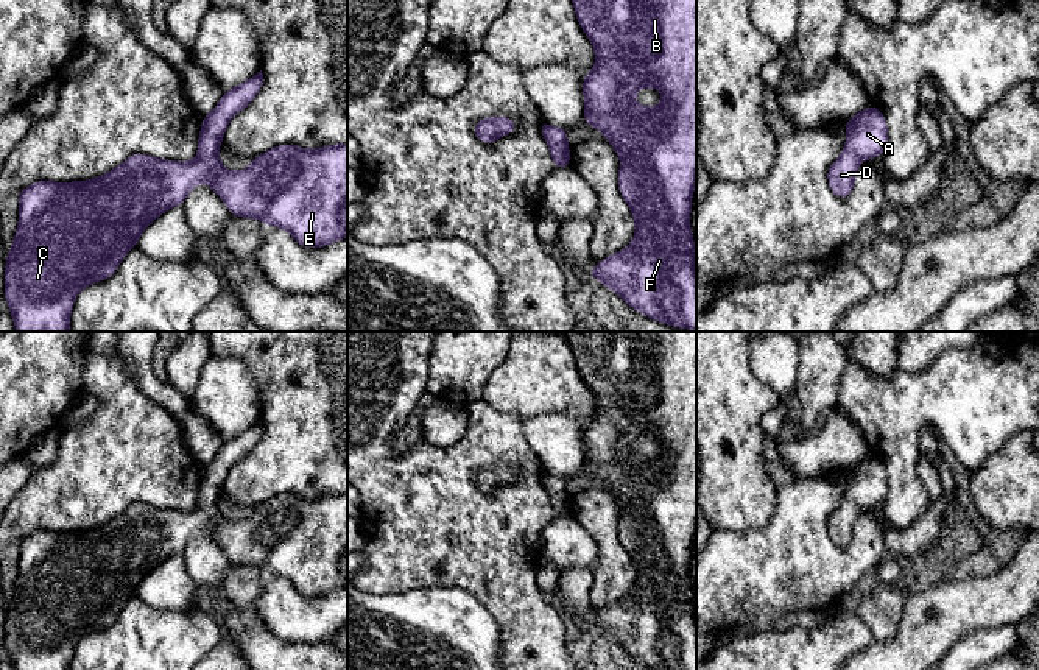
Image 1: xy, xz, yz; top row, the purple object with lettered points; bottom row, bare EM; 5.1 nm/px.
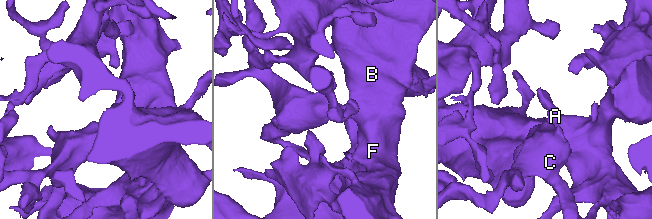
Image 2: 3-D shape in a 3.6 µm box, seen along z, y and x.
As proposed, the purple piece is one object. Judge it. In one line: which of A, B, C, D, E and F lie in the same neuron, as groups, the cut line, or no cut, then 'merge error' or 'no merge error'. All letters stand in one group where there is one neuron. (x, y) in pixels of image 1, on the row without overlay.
A B C D E F; no cut; no merge error

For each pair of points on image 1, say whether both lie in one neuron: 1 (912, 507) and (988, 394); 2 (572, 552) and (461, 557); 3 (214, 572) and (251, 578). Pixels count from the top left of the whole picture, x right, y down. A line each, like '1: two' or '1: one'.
1: one
2: two
3: two

